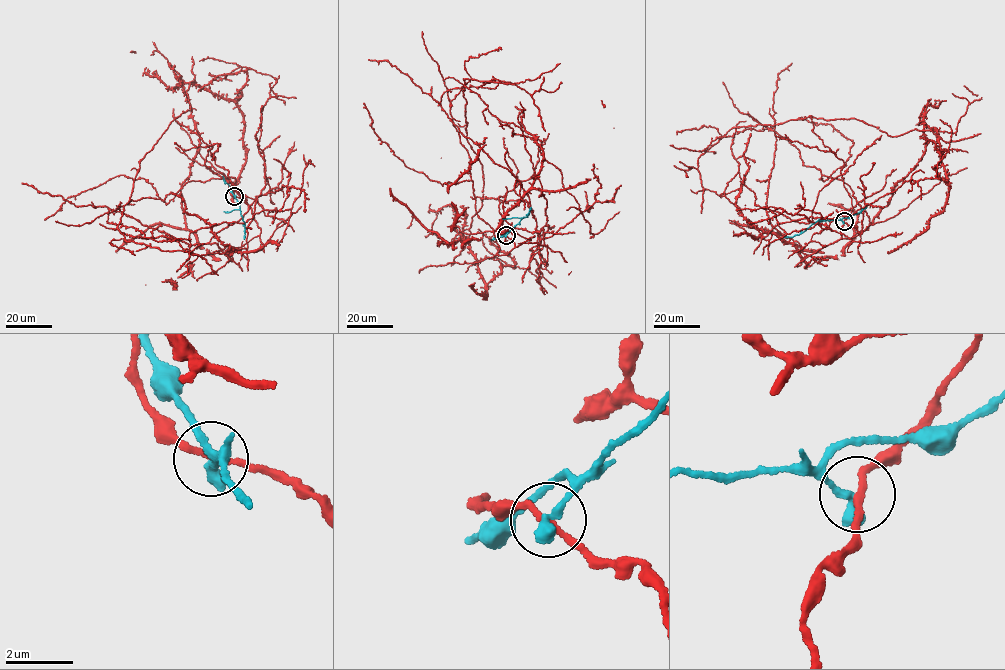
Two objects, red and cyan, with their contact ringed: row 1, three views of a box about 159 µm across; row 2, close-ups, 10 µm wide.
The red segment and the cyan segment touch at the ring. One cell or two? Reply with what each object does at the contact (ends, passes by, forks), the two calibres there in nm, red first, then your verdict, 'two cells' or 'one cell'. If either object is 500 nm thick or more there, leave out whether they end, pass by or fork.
red passes by; cyan ends there; 180 nm thick on the red side, 400 nm on the other; two cells

